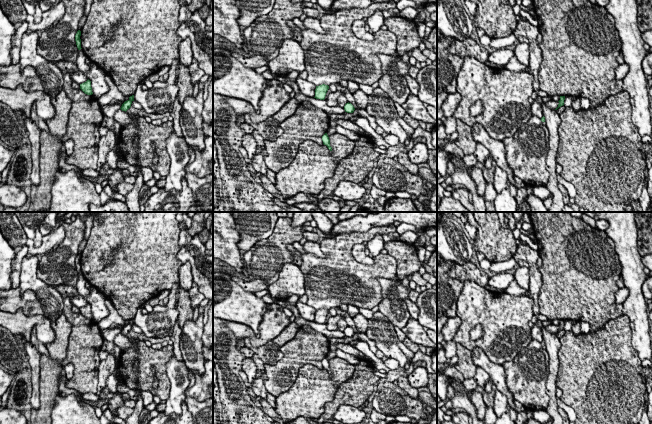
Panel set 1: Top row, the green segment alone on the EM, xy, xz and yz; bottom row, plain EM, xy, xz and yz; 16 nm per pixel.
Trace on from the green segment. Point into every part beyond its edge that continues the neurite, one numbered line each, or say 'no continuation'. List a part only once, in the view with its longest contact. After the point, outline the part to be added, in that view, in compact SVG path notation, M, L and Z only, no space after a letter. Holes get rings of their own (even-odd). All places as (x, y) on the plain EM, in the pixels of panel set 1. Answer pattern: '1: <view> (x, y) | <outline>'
no continuation

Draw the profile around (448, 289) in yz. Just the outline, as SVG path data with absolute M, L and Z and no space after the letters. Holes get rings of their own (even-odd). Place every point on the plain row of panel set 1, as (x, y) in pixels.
M437 253L437 318L456 317L457 299L464 282L449 276L452 266Z

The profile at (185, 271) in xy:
M187 261L179 268L179 287L188 291L193 282L192 267L190 262Z

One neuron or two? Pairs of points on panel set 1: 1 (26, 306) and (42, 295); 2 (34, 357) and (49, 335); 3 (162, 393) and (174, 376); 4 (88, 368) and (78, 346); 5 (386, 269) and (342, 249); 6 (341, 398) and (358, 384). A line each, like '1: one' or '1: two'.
1: two
2: two
3: two
4: one
5: one
6: one

